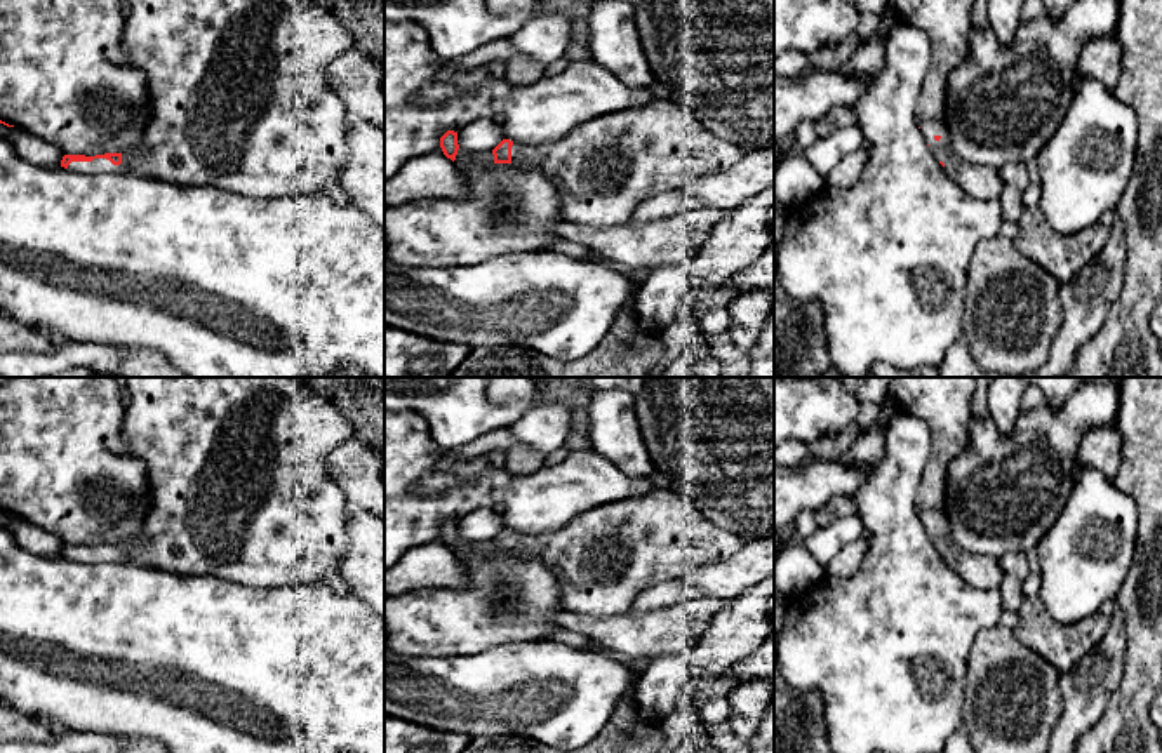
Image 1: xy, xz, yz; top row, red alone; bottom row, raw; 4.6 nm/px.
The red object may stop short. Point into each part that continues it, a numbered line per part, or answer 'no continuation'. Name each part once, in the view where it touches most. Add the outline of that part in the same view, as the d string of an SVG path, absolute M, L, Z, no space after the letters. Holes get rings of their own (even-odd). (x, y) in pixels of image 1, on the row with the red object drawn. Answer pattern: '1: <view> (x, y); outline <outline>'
1: xy (240, 98); outline M129 0L125 12L124 50L130 63L146 75L148 101L151 104L151 120L146 129L144 143L122 153L122 163L113 165L106 158L92 162L71 162L70 170L80 174L99 172L132 172L151 179L167 181L176 186L216 186L223 191L254 198L294 197L306 193L322 193L339 184L341 170L346 165L346 127L350 115L344 103L329 83L329 64L353 47L353 37L348 28L332 14L332 9L317 0Z

